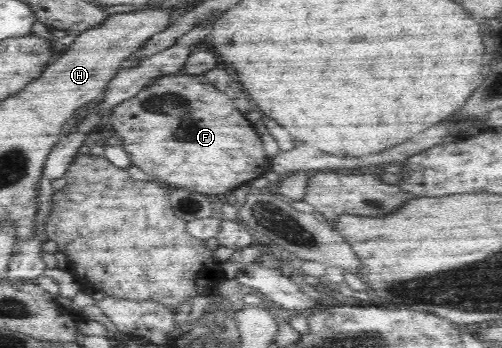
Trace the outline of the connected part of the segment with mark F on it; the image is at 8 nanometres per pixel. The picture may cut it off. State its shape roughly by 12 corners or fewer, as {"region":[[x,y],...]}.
{"region":[[201,74],[112,107],[131,165],[210,198],[271,167]]}

